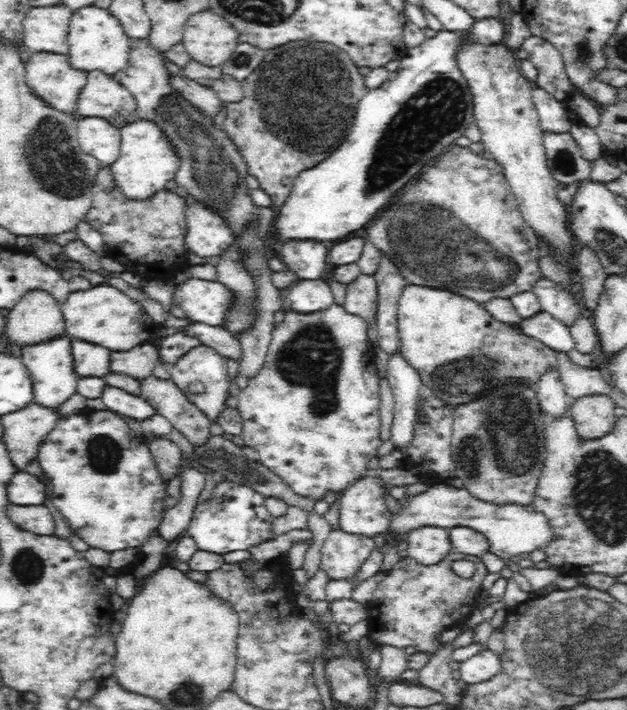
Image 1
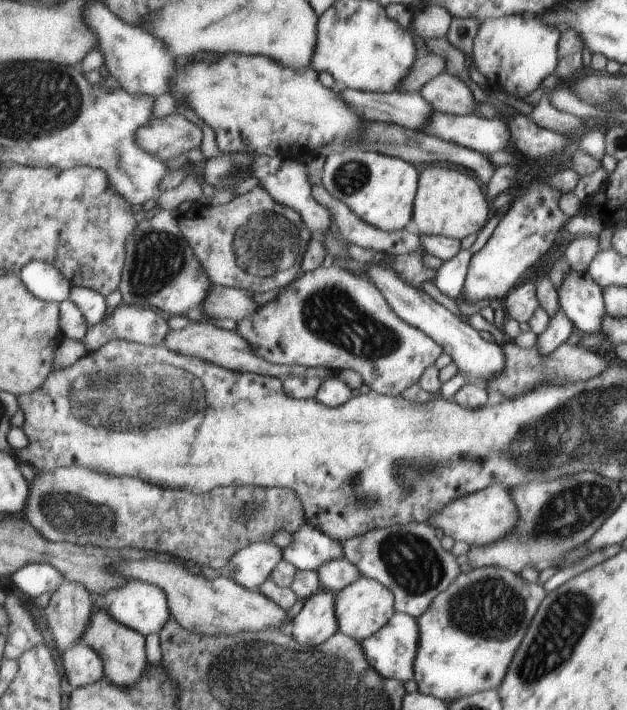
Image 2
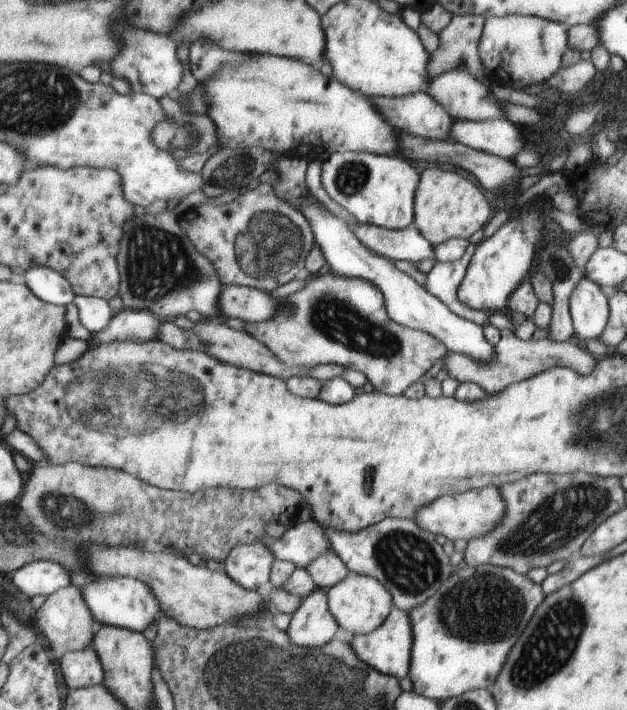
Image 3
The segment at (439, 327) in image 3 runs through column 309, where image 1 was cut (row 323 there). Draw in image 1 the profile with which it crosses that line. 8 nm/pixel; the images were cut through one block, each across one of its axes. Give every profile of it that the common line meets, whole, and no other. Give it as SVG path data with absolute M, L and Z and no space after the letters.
M190 278L176 286L173 303L180 306L188 319L220 327L231 293L219 282Z

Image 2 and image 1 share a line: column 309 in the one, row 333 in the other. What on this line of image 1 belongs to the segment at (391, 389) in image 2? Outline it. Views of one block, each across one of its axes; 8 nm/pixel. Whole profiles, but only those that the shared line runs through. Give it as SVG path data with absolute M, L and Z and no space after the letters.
M334 303L330 308L313 313L300 313L294 310L285 309L282 322L275 324L272 330L272 340L266 352L266 358L262 370L252 376L248 385L238 394L237 409L242 417L242 439L246 447L252 447L260 455L260 461L271 472L282 478L286 485L290 486L291 492L295 496L303 497L304 501L320 501L326 492L345 491L350 484L356 484L358 480L367 477L368 462L377 456L377 451L382 445L380 437L381 416L378 411L380 406L380 395L378 395L380 378L373 356L370 356L370 346L368 346L369 336L367 335L368 323L355 314L348 314L343 305Z

